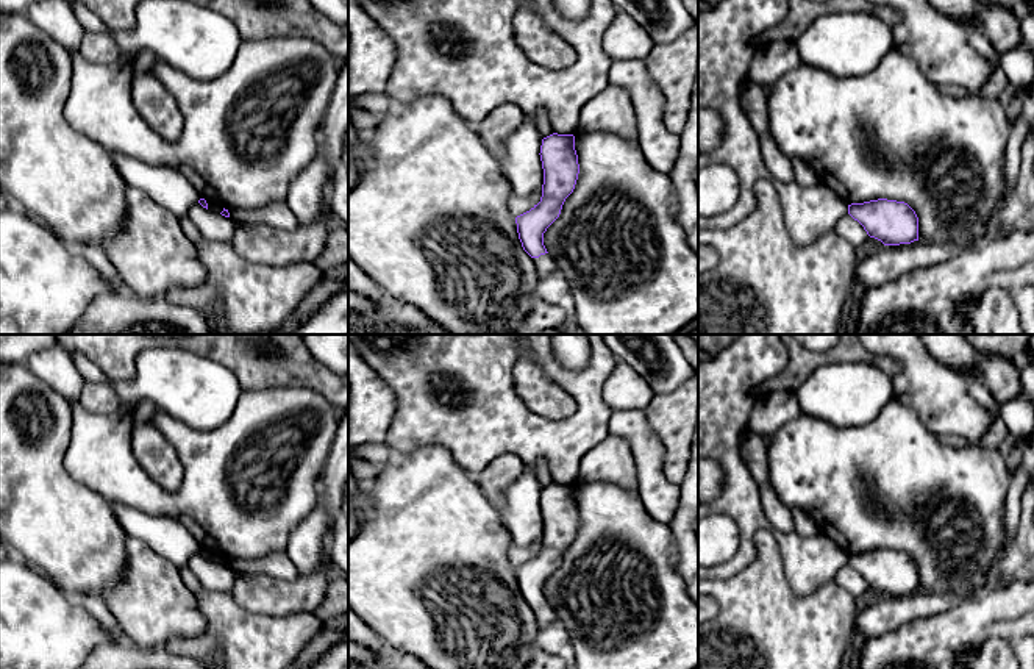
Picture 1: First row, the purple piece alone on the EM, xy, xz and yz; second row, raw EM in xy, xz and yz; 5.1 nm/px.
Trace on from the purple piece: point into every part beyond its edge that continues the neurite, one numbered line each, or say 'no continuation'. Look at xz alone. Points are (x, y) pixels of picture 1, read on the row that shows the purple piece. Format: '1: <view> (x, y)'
1: xz (545, 264)

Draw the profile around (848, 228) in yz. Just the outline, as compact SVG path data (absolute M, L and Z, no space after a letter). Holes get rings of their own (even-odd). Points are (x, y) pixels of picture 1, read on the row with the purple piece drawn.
M845 214L834 227L834 233L850 242L853 247L862 245L870 236L864 227L850 214Z

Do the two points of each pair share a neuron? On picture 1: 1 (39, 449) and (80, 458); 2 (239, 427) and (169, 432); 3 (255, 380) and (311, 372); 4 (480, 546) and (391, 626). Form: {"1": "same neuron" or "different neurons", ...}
{"1": "different neurons", "2": "same neuron", "3": "same neuron", "4": "same neuron"}

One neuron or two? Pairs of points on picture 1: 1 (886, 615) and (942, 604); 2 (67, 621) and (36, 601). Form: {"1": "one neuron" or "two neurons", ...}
{"1": "one neuron", "2": "one neuron"}

